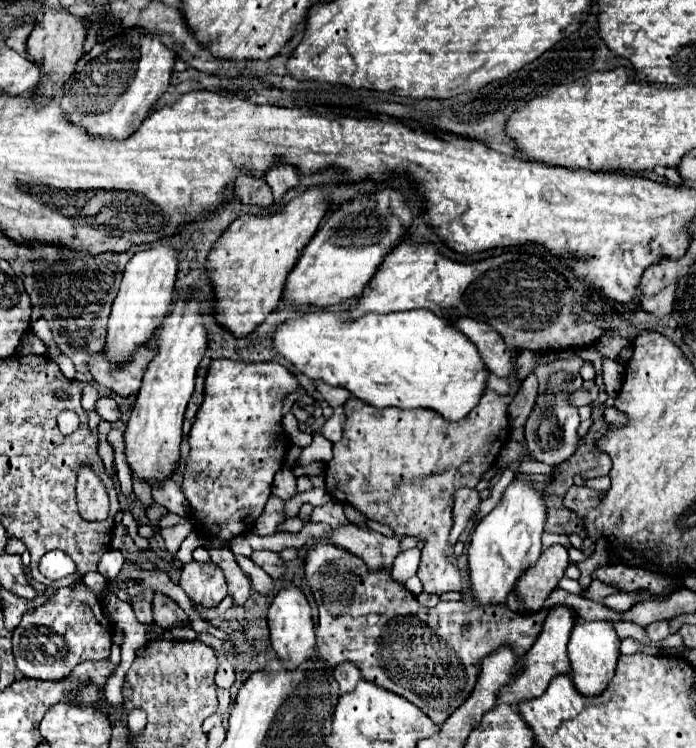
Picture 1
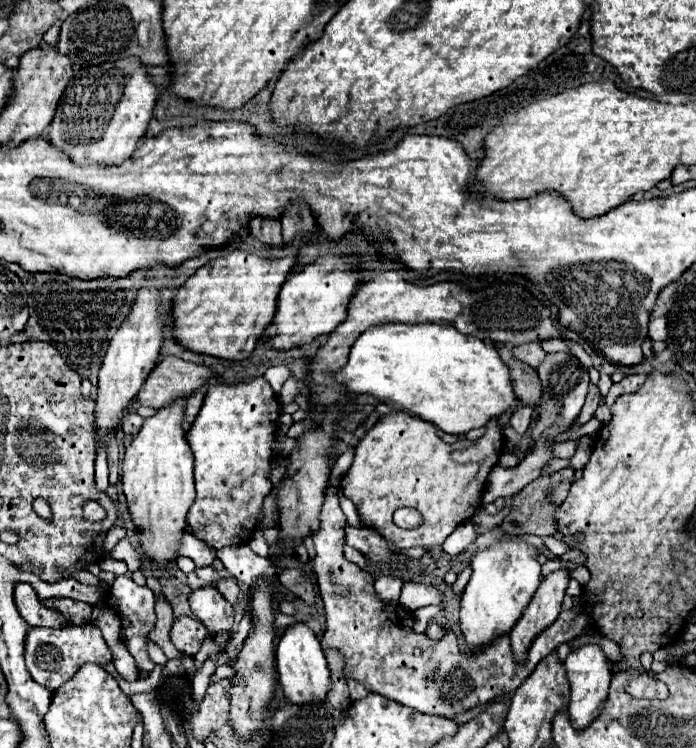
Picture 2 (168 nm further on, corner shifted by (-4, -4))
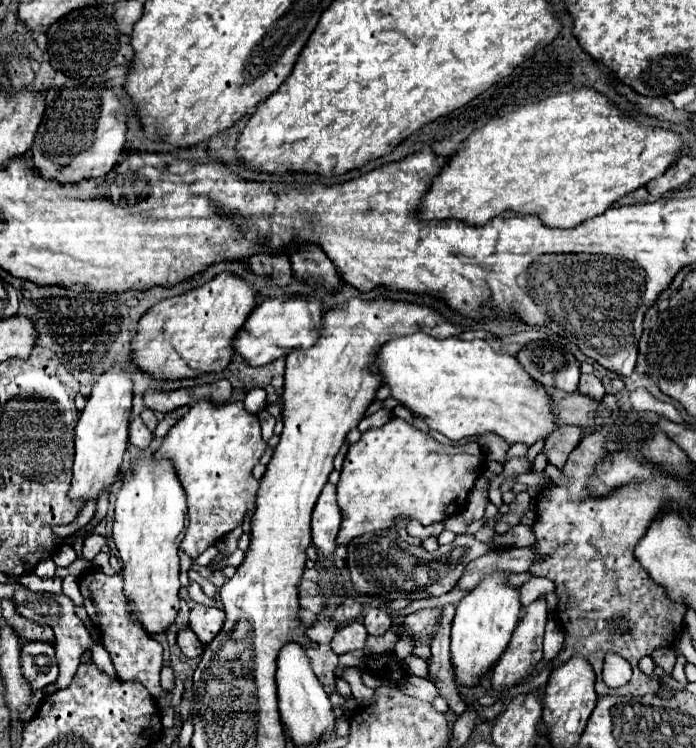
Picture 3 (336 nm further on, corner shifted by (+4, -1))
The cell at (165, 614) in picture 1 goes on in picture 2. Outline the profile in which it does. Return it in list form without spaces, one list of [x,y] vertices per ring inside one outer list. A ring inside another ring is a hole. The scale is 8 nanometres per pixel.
[[[176,616],[170,628],[172,644],[184,654],[196,654],[206,638],[208,630],[198,618],[190,616]]]

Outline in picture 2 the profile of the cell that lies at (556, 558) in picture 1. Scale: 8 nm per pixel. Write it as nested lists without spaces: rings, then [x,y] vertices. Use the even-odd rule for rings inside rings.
[[[562,568],[544,576],[544,580],[540,582],[528,608],[522,612],[520,620],[510,630],[512,650],[516,652],[516,660],[524,660],[524,648],[528,648],[532,636],[536,636],[540,628],[548,628],[548,624],[556,620],[562,608],[562,598],[568,588],[568,580],[570,580],[568,570]]]

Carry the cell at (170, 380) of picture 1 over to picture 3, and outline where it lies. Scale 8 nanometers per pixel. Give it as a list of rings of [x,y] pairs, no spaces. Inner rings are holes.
[[[146,451],[144,459],[136,459],[136,465],[130,475],[122,479],[122,489],[116,499],[116,517],[114,517],[114,545],[118,549],[118,555],[122,559],[122,579],[124,579],[124,595],[130,603],[132,613],[136,615],[136,621],[140,621],[140,627],[146,633],[164,633],[178,615],[180,601],[180,561],[178,561],[178,545],[182,541],[182,531],[186,523],[186,497],[180,487],[180,481],[172,469],[172,463],[168,459],[154,459],[152,451]]]

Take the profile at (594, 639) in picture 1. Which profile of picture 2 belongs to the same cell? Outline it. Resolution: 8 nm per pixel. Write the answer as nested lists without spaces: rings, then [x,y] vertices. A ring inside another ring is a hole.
[[[584,644],[568,654],[564,666],[570,678],[570,704],[568,704],[570,720],[578,728],[586,728],[604,708],[604,700],[608,696],[608,686],[612,680],[610,662],[598,644]]]

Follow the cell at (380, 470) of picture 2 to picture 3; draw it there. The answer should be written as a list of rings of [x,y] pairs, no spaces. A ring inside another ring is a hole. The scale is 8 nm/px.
[[[398,417],[390,419],[380,429],[362,433],[360,441],[350,445],[340,471],[340,481],[336,485],[338,505],[342,511],[336,545],[348,545],[354,537],[388,527],[396,527],[404,541],[420,545],[420,539],[406,533],[404,523],[394,521],[418,519],[426,527],[448,519],[458,513],[462,505],[466,505],[466,497],[480,475],[482,450],[473,441],[459,446],[457,451],[460,453],[442,453],[438,441]]]

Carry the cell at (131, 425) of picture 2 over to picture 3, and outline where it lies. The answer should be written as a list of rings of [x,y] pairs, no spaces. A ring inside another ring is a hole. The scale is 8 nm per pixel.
[[[136,417],[130,423],[130,443],[136,445],[138,449],[148,449],[154,441],[154,435],[148,431],[148,427],[142,423],[140,417]]]

